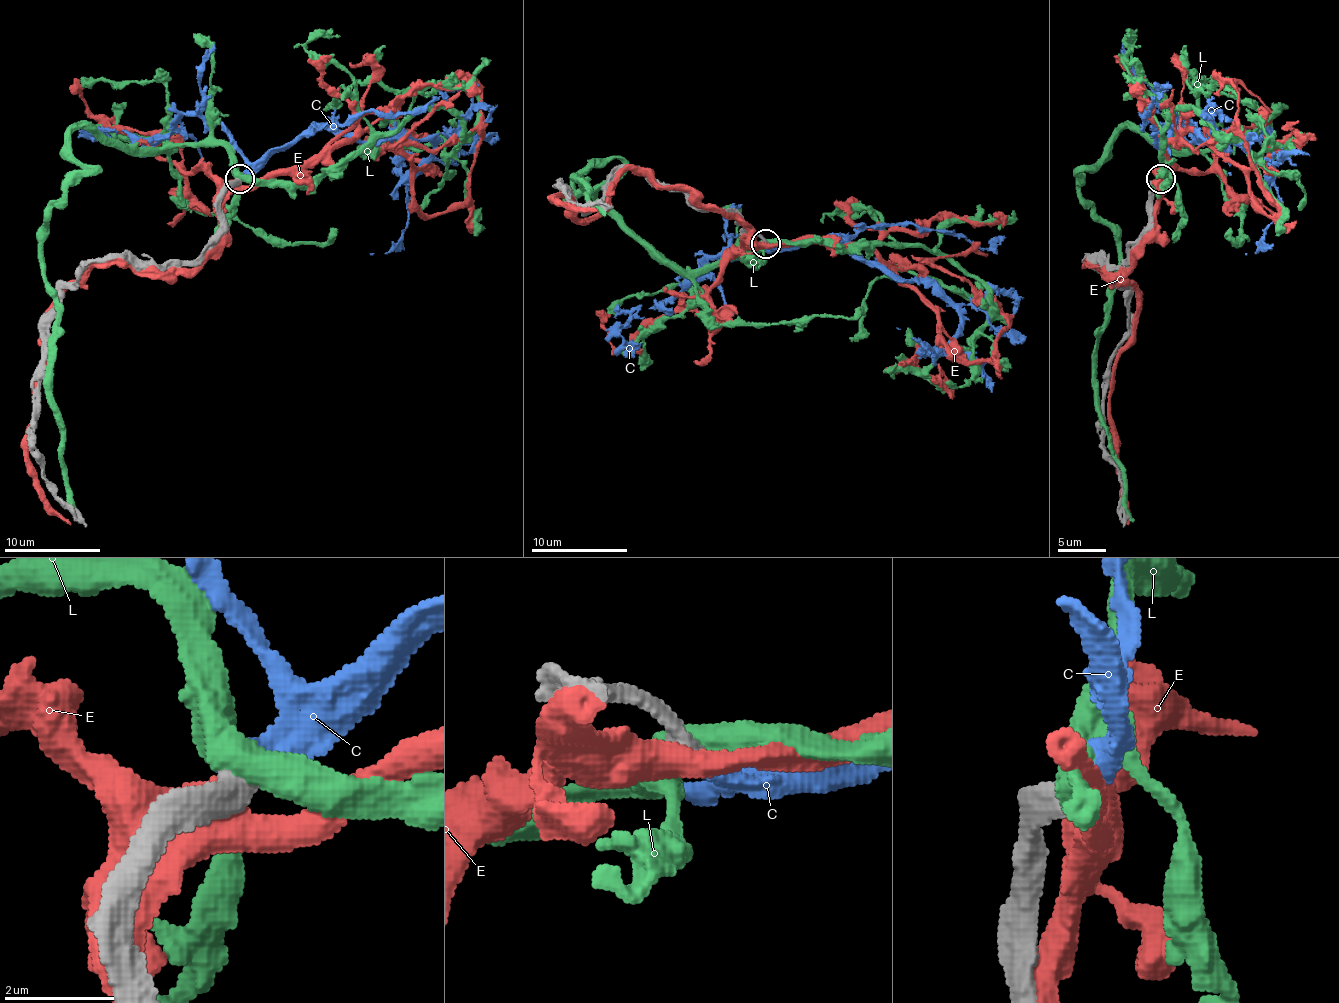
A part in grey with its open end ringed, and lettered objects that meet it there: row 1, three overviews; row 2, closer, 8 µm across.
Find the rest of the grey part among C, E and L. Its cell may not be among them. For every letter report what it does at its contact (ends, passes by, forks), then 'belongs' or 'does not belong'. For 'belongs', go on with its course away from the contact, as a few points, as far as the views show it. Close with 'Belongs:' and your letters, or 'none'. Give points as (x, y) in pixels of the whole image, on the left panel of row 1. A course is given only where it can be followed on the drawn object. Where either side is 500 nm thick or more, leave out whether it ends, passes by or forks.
C: belongs; it runs (238, 178), (317, 127), (361, 142), (429, 139), (433, 154), (409, 183), (402, 236), (385, 253), (371, 255)
E: does not belong
L: it passes by; does not belong
Belongs: C

